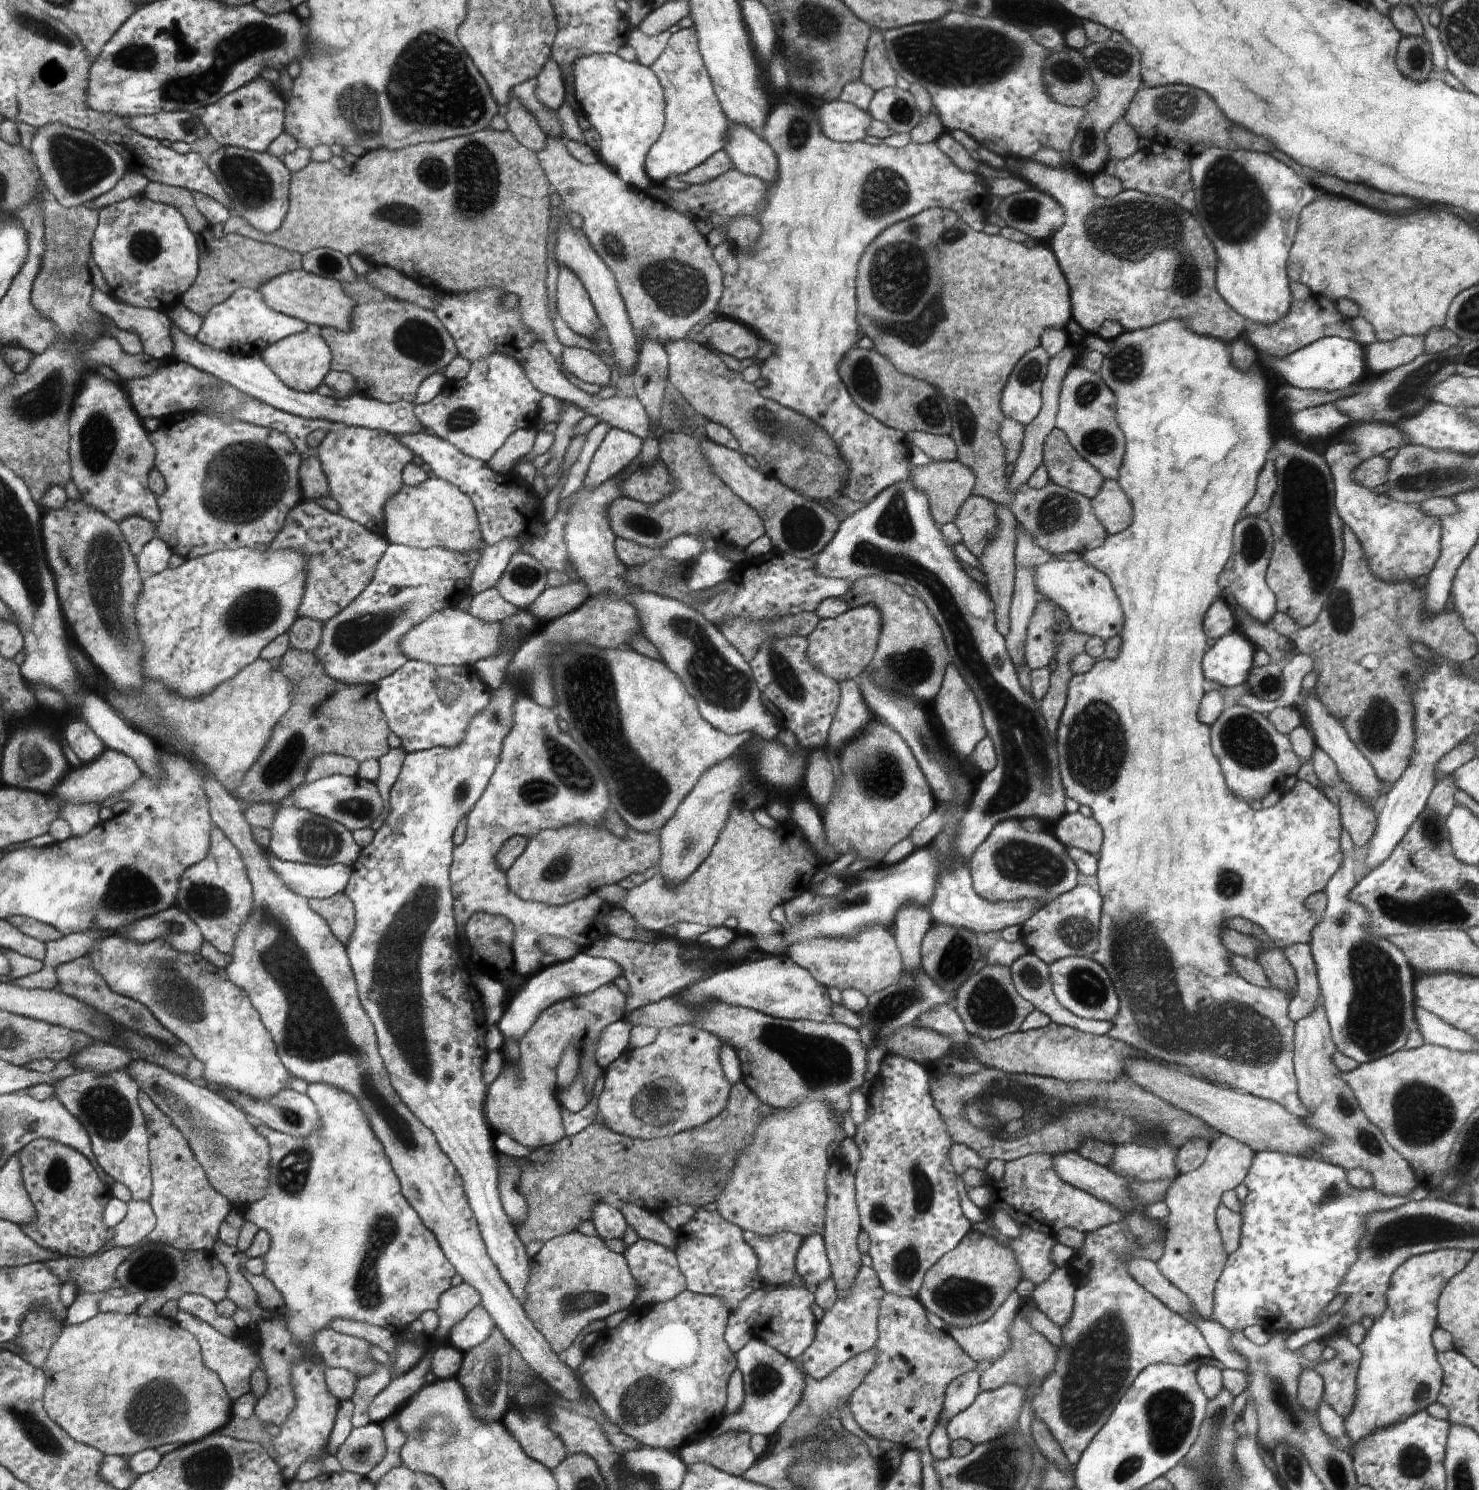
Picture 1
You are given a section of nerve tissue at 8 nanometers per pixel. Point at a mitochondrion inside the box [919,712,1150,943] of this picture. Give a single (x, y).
(1022, 860)

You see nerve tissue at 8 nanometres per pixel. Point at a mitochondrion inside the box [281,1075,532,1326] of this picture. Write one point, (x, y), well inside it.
(368, 1293)

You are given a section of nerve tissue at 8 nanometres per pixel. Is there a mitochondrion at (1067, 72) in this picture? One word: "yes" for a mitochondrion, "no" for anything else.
yes

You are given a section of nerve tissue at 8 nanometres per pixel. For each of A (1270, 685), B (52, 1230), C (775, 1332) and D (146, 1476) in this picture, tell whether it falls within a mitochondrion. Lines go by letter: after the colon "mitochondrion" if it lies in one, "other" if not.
A: mitochondrion
B: other
C: other
D: other

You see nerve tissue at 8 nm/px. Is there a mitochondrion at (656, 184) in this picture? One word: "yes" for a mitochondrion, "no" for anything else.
no

